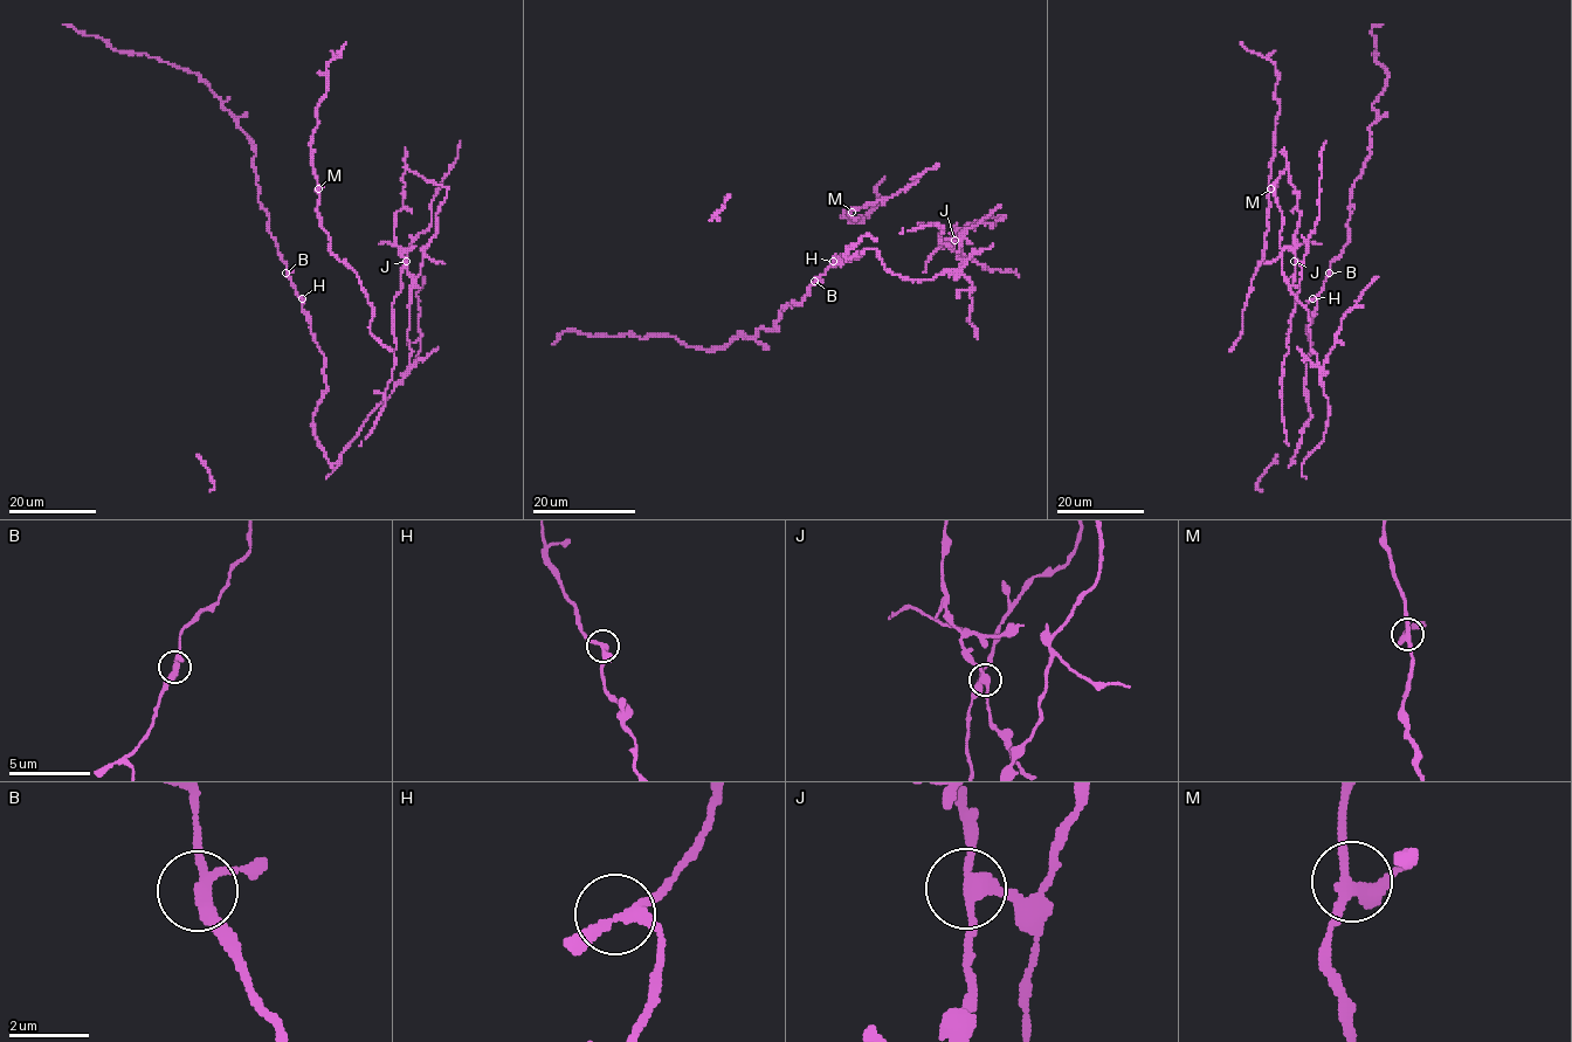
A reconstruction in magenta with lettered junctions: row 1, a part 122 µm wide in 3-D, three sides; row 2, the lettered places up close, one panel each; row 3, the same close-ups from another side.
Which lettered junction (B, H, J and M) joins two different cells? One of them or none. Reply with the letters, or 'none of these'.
J

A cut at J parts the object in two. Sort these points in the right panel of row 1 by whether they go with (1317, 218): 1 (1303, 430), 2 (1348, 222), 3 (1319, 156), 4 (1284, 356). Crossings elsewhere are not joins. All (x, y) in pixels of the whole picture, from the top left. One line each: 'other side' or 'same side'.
1: same side
2: same side
3: same side
4: same side

